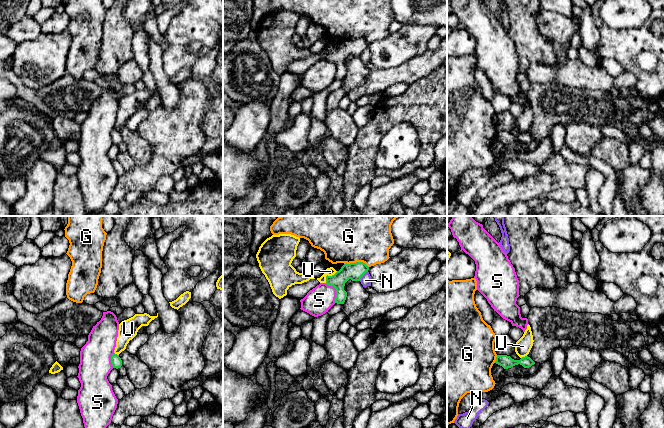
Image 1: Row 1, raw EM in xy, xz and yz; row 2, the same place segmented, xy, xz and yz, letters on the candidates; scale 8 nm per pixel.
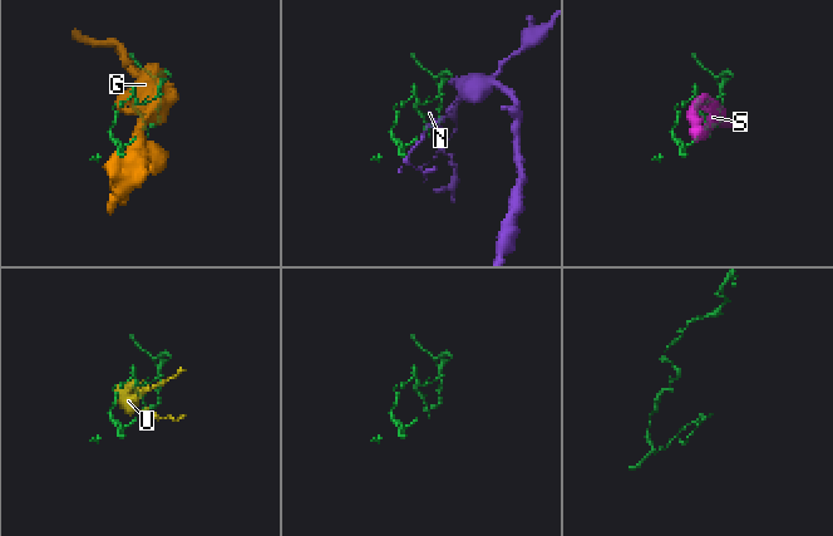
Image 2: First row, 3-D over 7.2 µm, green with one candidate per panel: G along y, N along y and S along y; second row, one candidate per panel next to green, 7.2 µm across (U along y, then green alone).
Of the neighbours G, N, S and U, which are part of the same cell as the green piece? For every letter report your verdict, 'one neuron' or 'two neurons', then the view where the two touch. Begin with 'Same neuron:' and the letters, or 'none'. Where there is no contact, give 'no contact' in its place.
Same neuron: none
G: two neurons; contact in xz
N: two neurons; contact in xz
S: two neurons; contact in xz
U: two neurons; contact in xz

